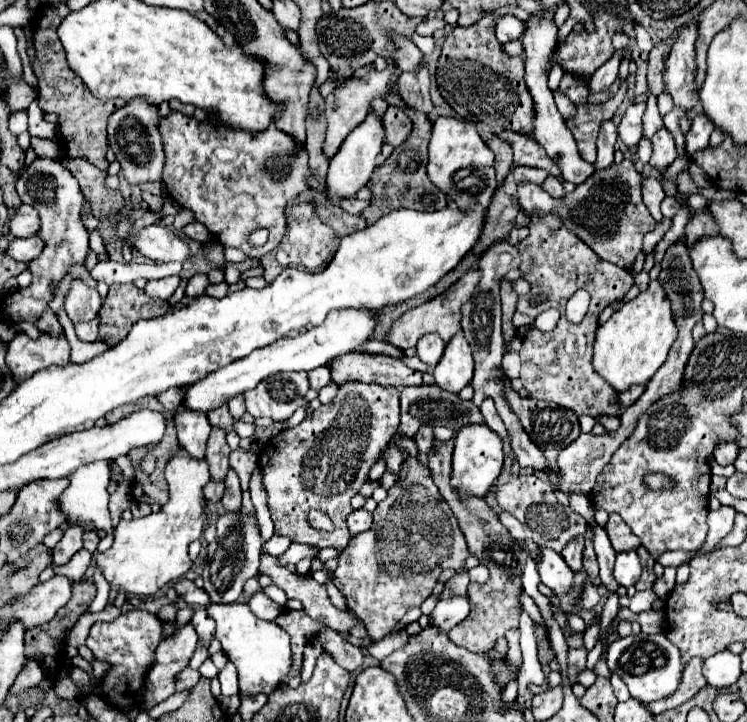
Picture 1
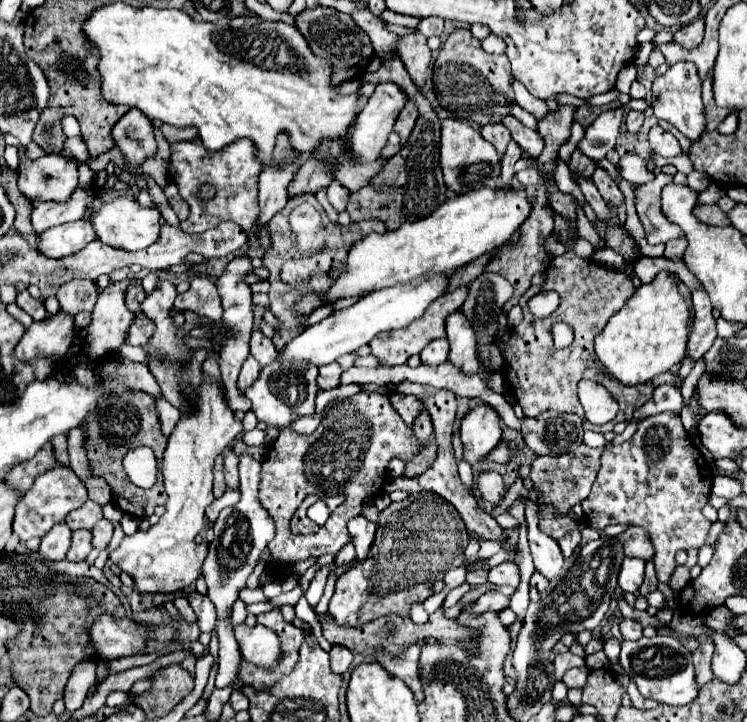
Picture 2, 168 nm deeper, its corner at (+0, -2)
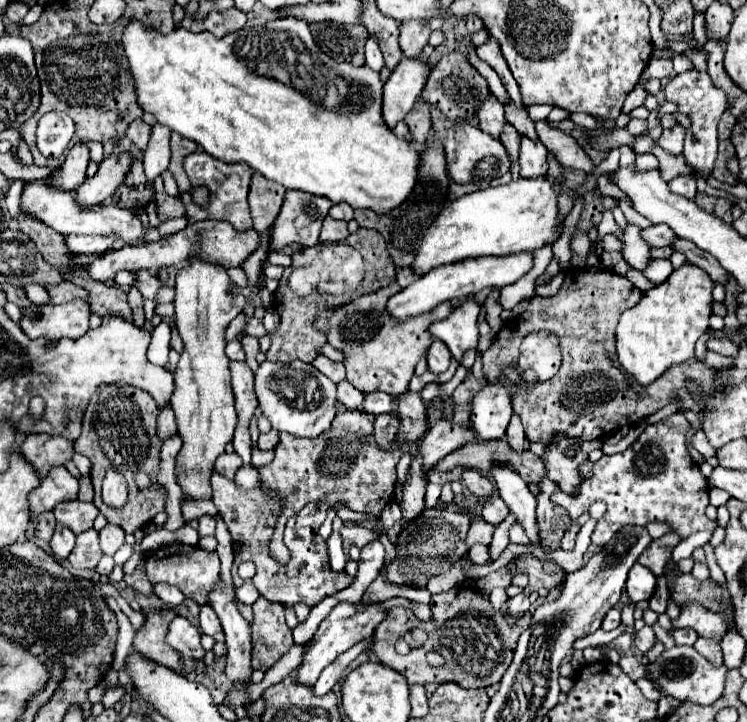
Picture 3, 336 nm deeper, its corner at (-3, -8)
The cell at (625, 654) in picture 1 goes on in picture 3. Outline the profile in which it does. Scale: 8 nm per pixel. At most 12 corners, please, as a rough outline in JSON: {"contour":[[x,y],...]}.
{"contour":[[691,646],[665,650],[657,682],[665,694],[713,704],[727,666]]}

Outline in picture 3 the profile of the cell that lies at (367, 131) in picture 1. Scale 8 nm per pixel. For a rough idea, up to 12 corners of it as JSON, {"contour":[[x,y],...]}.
{"contour":[[403,58],[383,90],[389,126],[403,120],[427,84],[429,60]]}

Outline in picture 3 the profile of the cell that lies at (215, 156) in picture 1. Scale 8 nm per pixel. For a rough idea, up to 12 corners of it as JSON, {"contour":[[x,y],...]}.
{"contour":[[203,150],[185,158],[191,186],[207,186],[207,206],[181,194],[187,216],[251,228],[251,168]]}

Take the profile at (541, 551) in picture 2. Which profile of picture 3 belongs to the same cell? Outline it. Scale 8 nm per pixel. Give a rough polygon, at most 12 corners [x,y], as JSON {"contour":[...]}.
{"contour":[[509,466],[491,470],[499,496],[531,542],[535,534],[537,500],[527,482]]}

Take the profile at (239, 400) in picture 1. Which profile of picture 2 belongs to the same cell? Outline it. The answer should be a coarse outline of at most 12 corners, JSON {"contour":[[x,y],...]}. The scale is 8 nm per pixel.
{"contour":[[250,356],[238,376],[240,394],[258,378],[260,364]]}

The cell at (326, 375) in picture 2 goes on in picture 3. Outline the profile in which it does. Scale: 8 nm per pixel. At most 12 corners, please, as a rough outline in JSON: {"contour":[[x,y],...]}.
{"contour":[[347,380],[337,384],[337,398],[351,410],[365,412],[363,392]]}

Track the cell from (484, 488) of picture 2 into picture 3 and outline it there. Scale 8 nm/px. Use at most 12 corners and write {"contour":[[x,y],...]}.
{"contour":[[467,468],[461,482],[479,500],[493,496],[493,484],[479,470]]}

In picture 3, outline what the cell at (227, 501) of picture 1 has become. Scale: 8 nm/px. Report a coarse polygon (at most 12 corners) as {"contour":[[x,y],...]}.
{"contour":[[223,452],[215,462],[215,472],[233,478],[241,462],[239,456]]}

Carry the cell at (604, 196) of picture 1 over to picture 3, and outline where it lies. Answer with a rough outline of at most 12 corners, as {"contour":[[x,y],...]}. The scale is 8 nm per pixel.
{"contour":[[521,138],[523,178],[547,174],[547,148],[539,140]]}

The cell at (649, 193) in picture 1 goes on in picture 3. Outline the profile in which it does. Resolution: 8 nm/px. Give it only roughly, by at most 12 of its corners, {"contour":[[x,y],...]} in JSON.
{"contour":[[639,154],[635,160],[639,170],[659,168],[653,154]]}

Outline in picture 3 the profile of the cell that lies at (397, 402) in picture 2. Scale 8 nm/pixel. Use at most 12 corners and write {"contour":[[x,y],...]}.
{"contour":[[397,414],[375,416],[375,442],[391,448],[399,426]]}

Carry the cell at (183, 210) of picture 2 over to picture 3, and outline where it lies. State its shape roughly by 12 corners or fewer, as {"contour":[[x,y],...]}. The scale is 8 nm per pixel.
{"contour":[[155,178],[153,200],[161,222],[185,214],[179,198],[163,190],[163,180]]}

